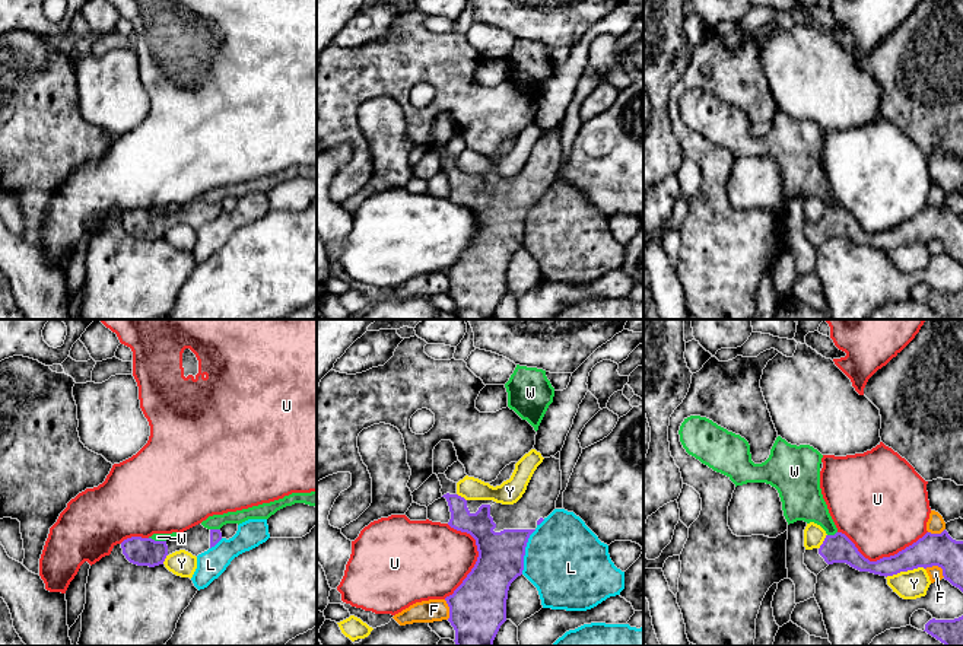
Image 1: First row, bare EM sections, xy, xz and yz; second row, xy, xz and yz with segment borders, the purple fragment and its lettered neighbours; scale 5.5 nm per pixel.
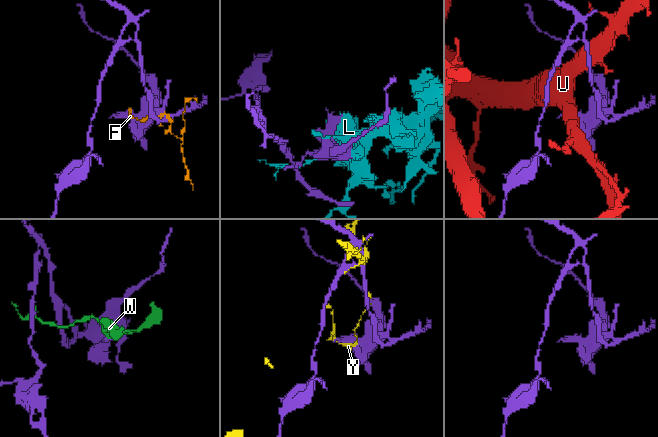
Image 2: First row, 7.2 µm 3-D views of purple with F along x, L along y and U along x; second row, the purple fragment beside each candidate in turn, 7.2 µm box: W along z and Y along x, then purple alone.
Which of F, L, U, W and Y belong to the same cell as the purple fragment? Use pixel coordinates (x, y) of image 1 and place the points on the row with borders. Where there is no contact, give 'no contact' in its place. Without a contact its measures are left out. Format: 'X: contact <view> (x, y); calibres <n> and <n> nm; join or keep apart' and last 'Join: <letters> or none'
F: contact yz (937, 565); calibres 180 and 80 nm; keep apart
L: contact xz (524, 551); calibres 260 and 440 nm; keep apart
U: contact yz (883, 557); calibres 170 and 460 nm; keep apart
W: contact xy (158, 541); calibres 160 and 50 nm; keep apart
Y: contact yz (905, 570); calibres 180 and 160 nm; keep apart
Join: none

